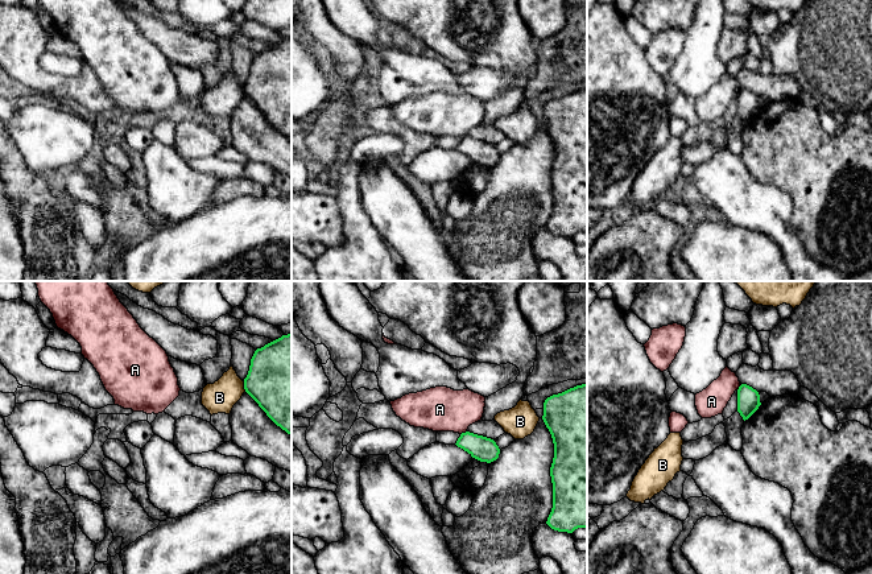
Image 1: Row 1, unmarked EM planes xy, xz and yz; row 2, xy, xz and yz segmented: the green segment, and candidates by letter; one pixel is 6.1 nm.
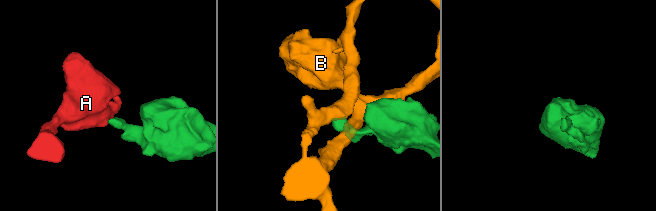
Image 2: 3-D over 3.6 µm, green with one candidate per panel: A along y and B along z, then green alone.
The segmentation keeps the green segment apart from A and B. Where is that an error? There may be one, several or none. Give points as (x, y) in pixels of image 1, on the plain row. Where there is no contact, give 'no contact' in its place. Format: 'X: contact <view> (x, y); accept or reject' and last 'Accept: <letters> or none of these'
A: contact xz (463, 137); reject
B: contact xy (244, 91); reject
Accept: none of these

